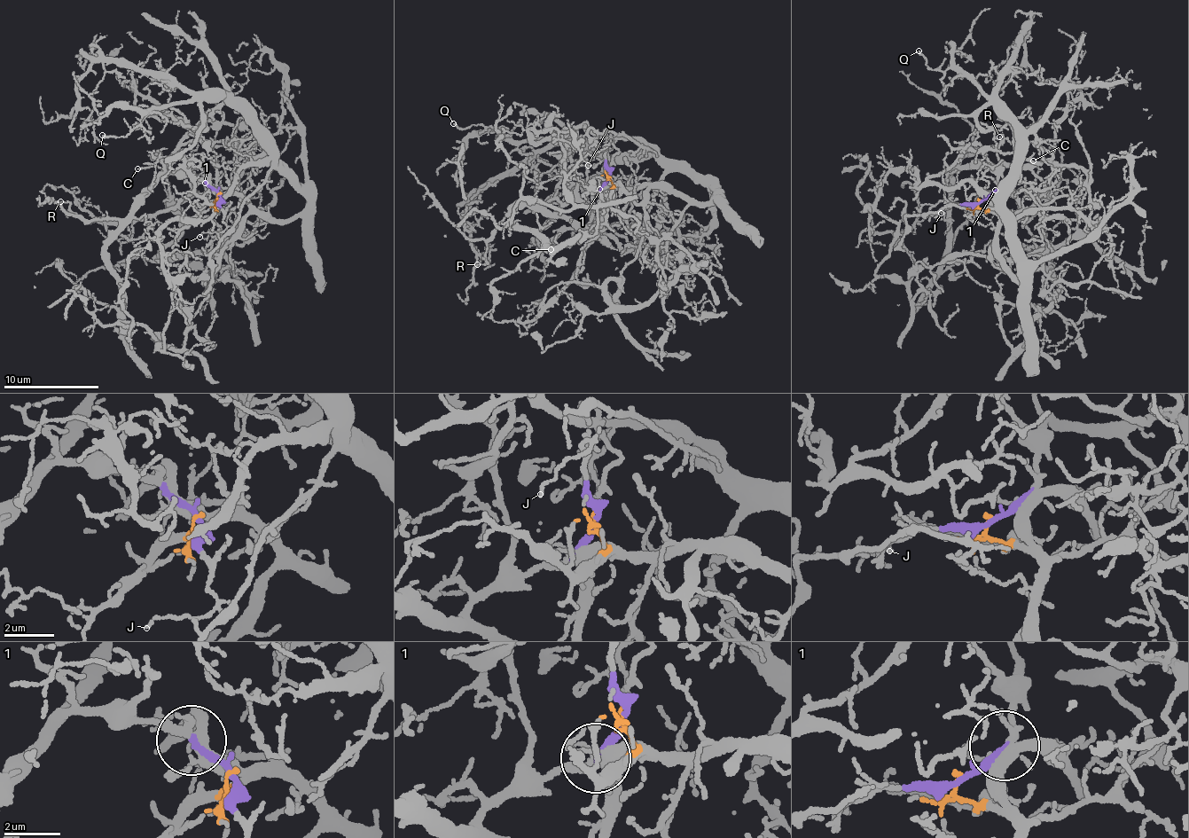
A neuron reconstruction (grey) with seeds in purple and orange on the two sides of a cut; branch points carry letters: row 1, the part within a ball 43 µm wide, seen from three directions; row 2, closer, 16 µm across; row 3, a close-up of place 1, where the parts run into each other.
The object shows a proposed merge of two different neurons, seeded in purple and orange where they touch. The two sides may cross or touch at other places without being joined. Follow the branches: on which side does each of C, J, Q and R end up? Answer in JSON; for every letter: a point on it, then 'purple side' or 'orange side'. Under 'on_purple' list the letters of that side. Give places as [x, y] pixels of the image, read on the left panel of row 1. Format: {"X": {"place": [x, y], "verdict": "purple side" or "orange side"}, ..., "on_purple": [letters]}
{"C": {"place": [137, 168], "verdict": "purple side"}, "J": {"place": [199, 237], "verdict": "purple side"}, "Q": {"place": [102, 135], "verdict": "orange side"}, "R": {"place": [60, 201], "verdict": "purple side"}, "on_purple": ["C", "J", "R"]}

